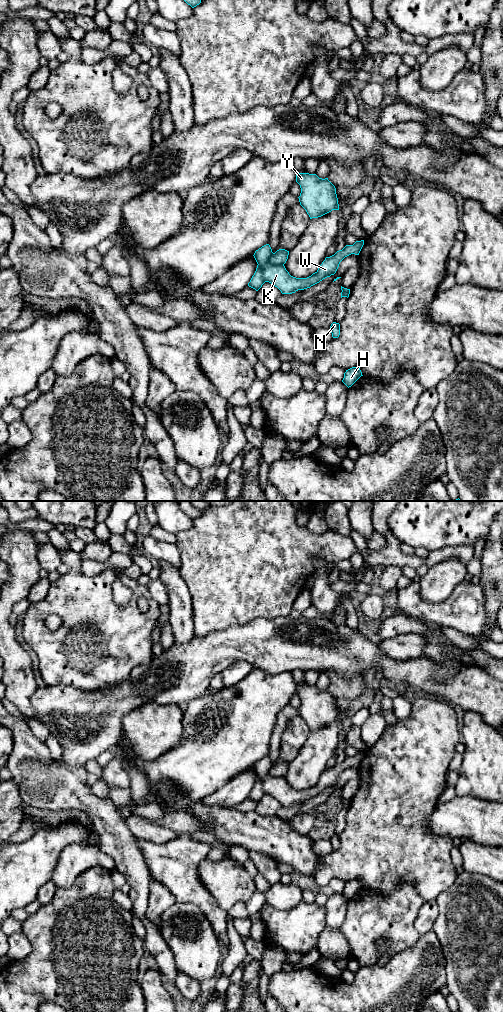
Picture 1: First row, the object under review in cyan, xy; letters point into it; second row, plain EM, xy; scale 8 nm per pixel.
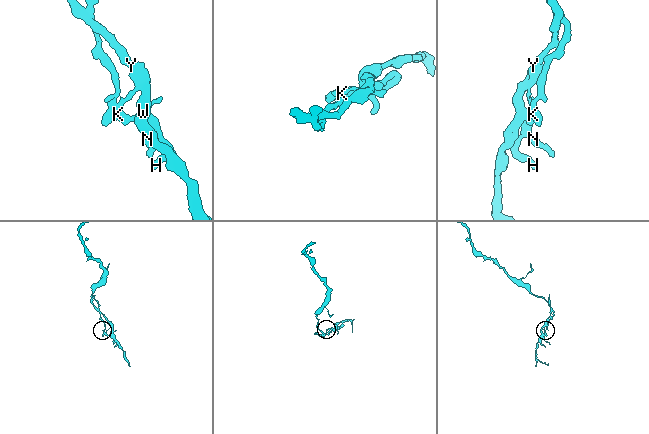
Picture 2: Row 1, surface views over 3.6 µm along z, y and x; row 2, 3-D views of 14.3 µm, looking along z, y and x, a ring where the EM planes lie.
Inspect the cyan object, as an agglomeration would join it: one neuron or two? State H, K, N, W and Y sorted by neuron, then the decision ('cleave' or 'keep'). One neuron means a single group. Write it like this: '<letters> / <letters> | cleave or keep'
H K N W / Y | cleave

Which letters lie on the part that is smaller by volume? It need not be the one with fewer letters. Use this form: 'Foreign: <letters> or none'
Foreign: Y

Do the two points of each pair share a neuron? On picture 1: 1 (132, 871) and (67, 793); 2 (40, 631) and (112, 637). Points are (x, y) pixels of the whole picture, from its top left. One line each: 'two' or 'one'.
1: one
2: one

